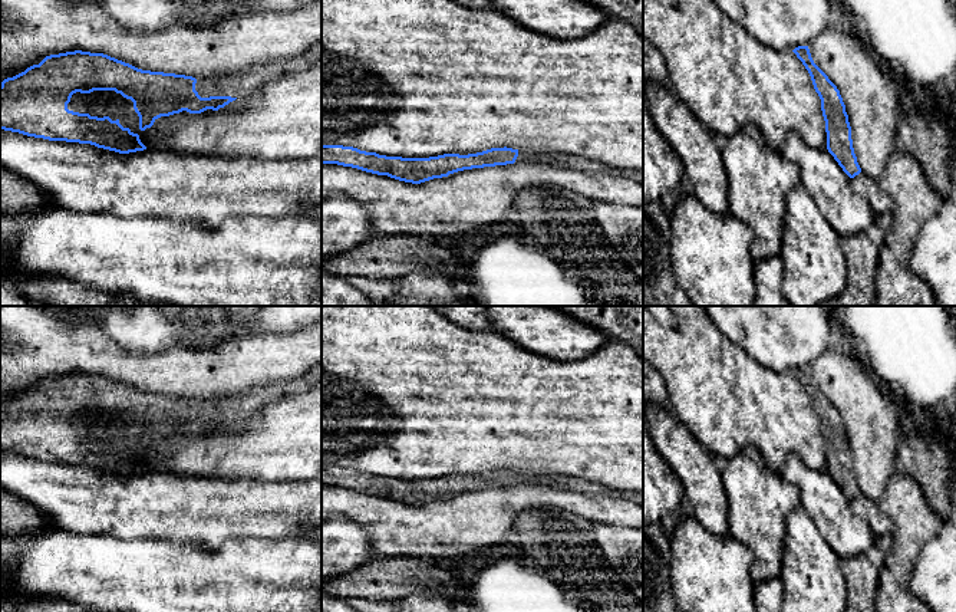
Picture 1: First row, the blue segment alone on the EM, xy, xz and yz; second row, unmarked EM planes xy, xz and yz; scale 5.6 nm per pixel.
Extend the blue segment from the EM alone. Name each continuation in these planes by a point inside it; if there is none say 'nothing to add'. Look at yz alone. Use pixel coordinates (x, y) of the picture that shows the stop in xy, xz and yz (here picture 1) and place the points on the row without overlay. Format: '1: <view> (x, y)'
nothing to add

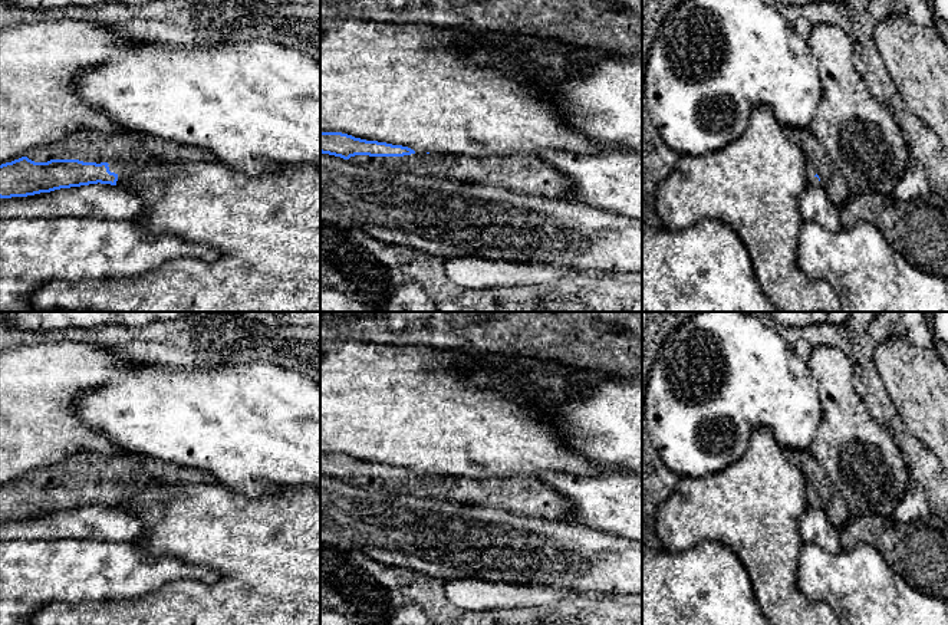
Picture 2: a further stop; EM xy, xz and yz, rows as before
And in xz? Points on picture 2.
1: xz (522, 496)

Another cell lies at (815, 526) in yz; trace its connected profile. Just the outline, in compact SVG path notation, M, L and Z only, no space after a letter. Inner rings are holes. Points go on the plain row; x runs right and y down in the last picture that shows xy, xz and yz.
M809 507L799 522L799 532L804 542L816 543L830 553L843 550L839 529L832 524L823 509Z

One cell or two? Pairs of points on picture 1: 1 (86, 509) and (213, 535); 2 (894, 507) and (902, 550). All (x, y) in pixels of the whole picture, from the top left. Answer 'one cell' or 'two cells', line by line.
1: one cell
2: one cell

